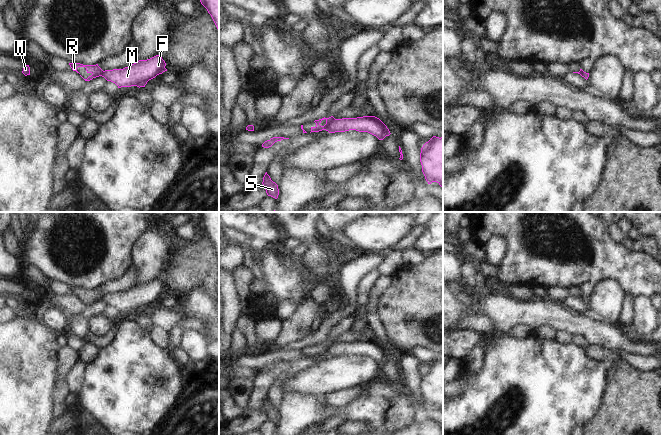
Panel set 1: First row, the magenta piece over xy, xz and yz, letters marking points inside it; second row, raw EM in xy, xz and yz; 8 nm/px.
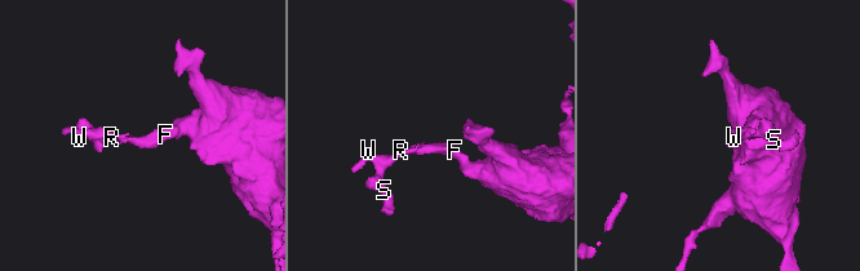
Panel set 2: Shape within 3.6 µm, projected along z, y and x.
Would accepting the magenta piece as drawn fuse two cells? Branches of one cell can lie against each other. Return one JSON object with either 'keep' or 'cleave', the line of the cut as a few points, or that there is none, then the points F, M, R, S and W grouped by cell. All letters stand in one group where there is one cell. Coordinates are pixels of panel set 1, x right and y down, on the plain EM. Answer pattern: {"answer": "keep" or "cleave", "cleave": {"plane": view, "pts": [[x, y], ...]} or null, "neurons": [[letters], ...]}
{"answer": "cleave", "cleave": {"plane": "xz", "pts": [[334, 342], [324, 353]]}, "neurons": [["F", "M"], ["R", "S", "W"]]}

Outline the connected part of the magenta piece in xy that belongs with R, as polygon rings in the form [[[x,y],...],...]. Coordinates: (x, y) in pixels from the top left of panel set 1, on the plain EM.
[[[69,287],[69,289],[72,292],[72,294],[76,295],[77,297],[79,297],[77,295],[78,291],[85,291],[87,297],[92,298],[87,303],[84,303],[85,305],[90,305],[93,302],[99,301],[99,300],[101,300],[101,297],[103,296],[103,294],[98,290],[98,288],[96,288],[96,289],[83,289],[83,288],[80,288],[80,287]]]

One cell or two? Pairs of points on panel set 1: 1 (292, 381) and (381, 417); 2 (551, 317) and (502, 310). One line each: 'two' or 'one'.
1: two
2: one

